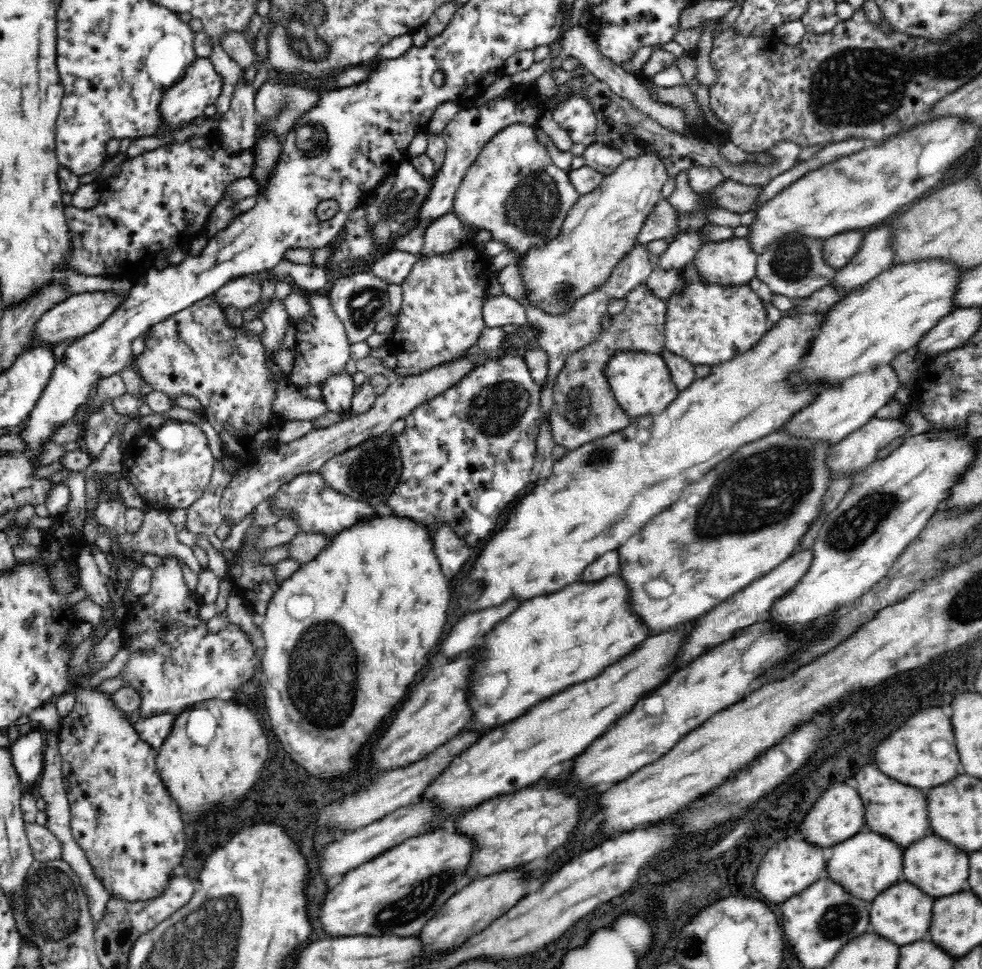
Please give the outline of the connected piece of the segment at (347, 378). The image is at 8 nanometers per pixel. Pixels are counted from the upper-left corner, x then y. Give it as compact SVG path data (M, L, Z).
M344 371L321 386L321 396L328 411L338 416L352 415L352 399L356 390L352 376Z

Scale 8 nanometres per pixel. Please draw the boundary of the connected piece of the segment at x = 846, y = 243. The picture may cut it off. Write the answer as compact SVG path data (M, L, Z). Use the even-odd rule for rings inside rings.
M846 231L829 239L824 239L822 259L834 270L844 268L850 259L858 252L862 244L863 232Z

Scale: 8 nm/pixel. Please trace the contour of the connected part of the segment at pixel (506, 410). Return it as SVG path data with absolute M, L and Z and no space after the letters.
M506 354L504 357L488 360L482 367L470 371L470 374L468 374L466 378L462 378L458 384L452 386L449 390L417 406L416 410L406 419L406 424L408 425L403 428L403 431L396 438L398 441L402 468L400 470L400 478L398 478L398 485L394 492L386 498L382 509L388 515L410 519L426 527L426 531L428 531L430 537L434 537L437 528L442 525L442 527L452 529L466 545L482 546L482 542L486 542L486 540L482 540L482 538L488 538L488 536L498 528L496 524L500 522L500 518L504 518L504 512L506 512L504 508L510 508L510 506L516 504L516 500L522 496L522 494L516 494L516 492L522 492L524 488L528 488L530 484L536 482L532 468L534 466L537 447L537 436L539 435L540 426L542 425L541 418L543 412L540 404L541 390L542 387L537 385L532 379L532 376L530 376L530 370L528 370L528 366L526 366L524 356Z

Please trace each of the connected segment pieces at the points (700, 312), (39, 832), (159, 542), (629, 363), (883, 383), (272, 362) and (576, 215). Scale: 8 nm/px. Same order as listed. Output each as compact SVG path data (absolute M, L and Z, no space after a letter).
M690 264L682 272L686 286L667 298L665 350L686 358L695 366L714 367L750 350L770 327L766 324L764 302L749 284L741 289L726 290L720 285L702 281Z
M35 822L25 823L25 832L36 862L48 863L61 859L62 844L48 828Z
M156 509L145 511L140 530L134 534L127 532L123 537L111 538L113 547L123 554L135 557L145 554L177 556L184 566L190 567L199 576L203 569L201 564L192 548L180 543L174 524L168 516L168 512Z
M618 352L605 368L608 383L619 405L630 418L658 416L676 400L679 390L661 355L646 352Z
M890 363L872 366L832 387L824 388L812 404L797 412L785 424L785 428L796 436L817 438L835 445L874 418L876 412L893 398L899 385L898 374L894 372Z
M274 298L269 302L269 305L263 310L259 318L265 326L261 335L265 349L266 367L271 380L278 383L282 380L284 372L276 362L276 353L282 352L280 348L282 348L284 342L290 317L283 305L283 301Z
M647 150L635 158L624 159L614 172L603 175L598 188L580 195L562 225L561 235L547 246L533 248L519 264L531 302L550 314L562 314L576 298L602 286L612 268L632 250L644 220L665 199L662 186L668 178L662 157Z

